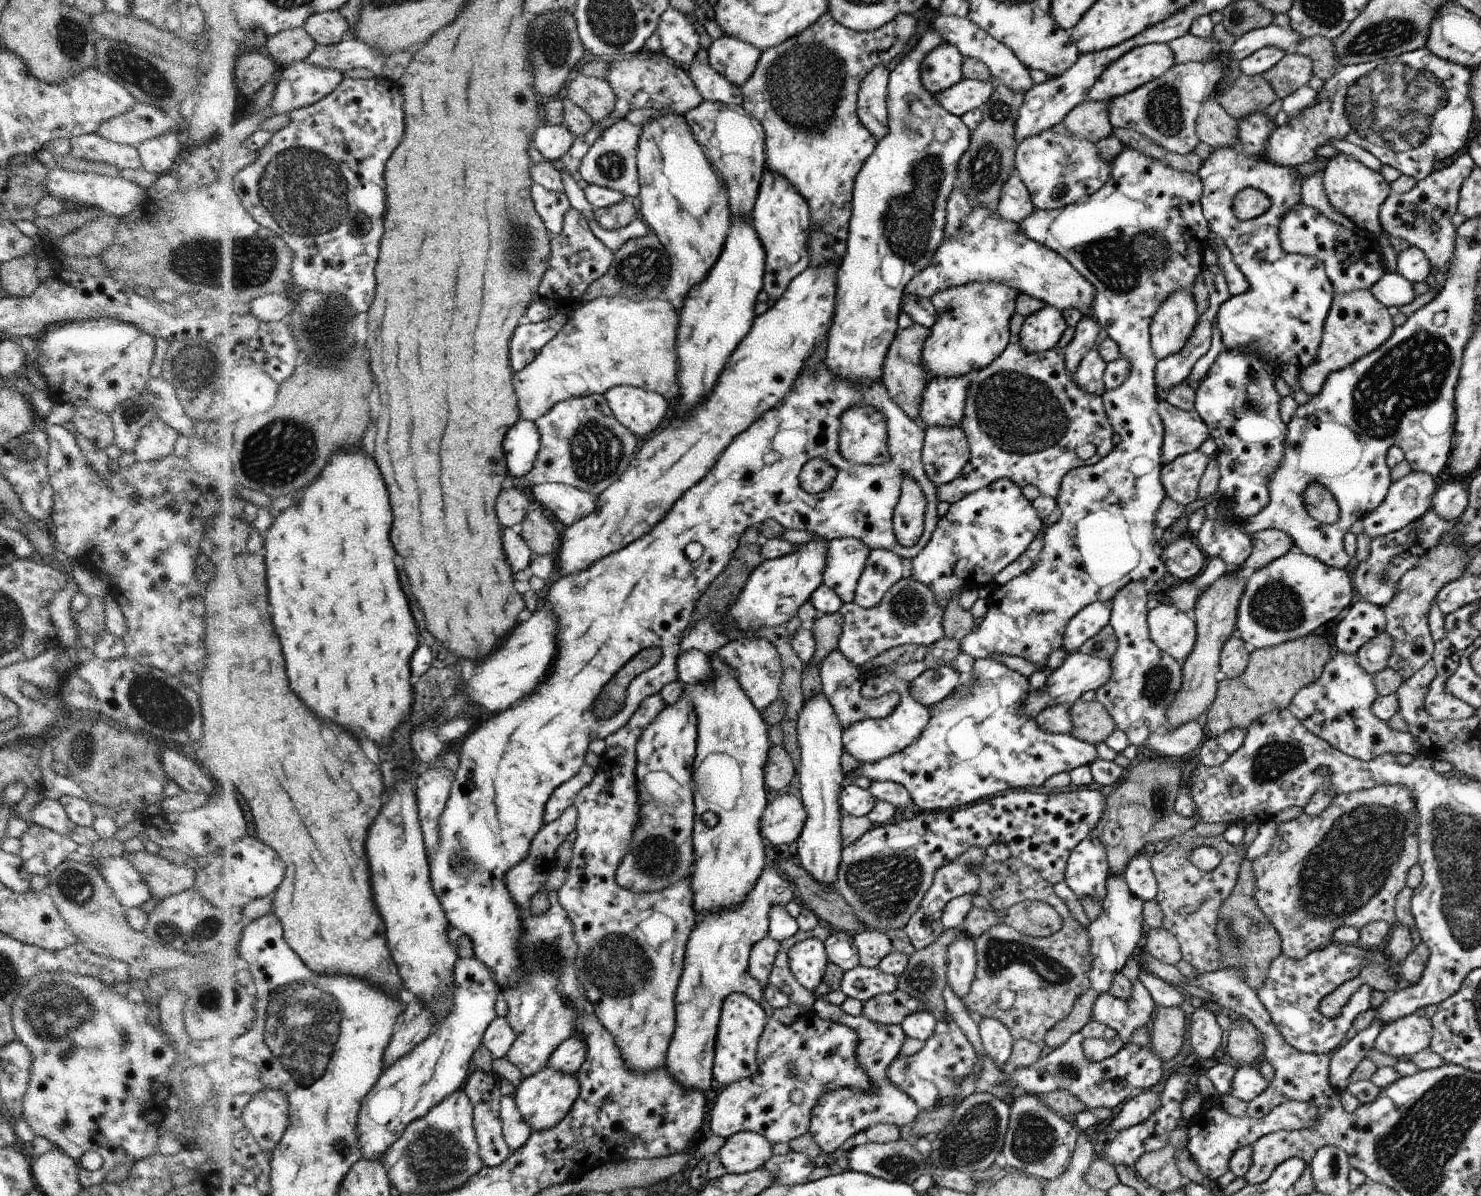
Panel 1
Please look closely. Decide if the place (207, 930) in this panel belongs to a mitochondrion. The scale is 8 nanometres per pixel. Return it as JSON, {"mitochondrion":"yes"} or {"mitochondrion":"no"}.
{"mitochondrion":"yes"}

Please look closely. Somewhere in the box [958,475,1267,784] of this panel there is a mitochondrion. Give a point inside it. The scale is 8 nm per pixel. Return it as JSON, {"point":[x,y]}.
{"point":[1158,681]}

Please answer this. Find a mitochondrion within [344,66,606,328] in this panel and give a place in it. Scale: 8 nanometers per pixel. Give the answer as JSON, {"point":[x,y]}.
{"point":[519,240]}

